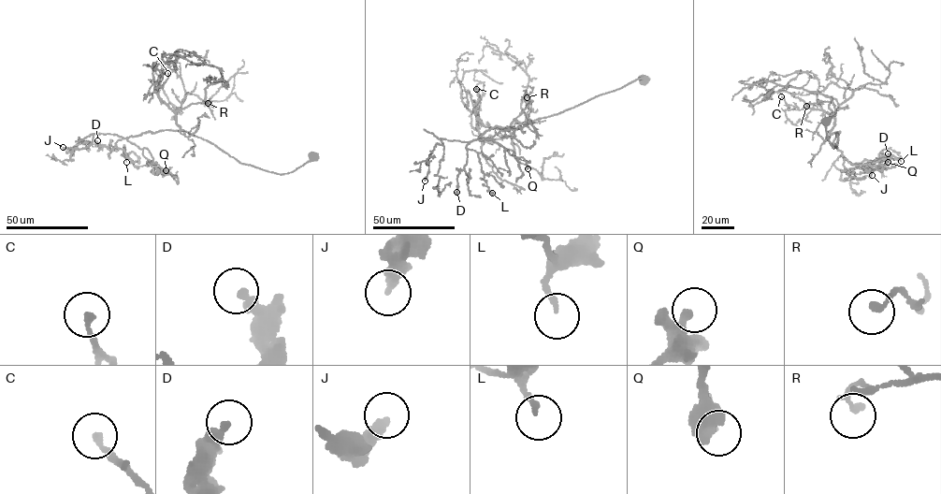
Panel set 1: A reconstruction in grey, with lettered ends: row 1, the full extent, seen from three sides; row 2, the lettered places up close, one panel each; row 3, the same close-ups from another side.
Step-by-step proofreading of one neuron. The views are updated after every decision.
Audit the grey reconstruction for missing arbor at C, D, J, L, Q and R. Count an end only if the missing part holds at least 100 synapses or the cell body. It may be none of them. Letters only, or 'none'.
none

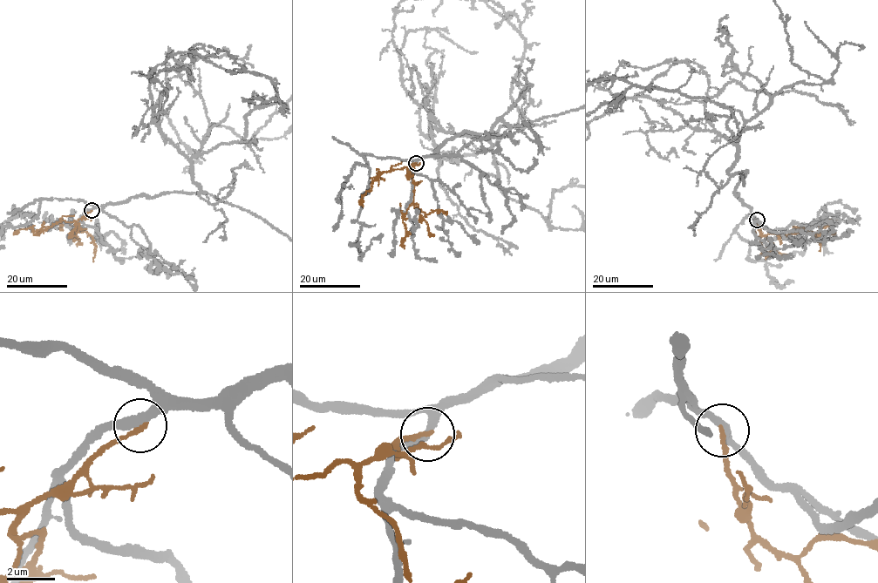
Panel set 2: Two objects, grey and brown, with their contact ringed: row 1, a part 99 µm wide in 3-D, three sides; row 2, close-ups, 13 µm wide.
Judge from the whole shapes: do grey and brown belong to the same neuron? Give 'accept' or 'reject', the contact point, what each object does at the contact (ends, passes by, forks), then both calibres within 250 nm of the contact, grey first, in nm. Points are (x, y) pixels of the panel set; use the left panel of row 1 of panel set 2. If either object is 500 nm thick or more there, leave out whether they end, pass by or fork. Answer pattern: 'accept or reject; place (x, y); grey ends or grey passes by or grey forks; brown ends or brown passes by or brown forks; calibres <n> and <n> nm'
reject; place (91, 210); grey passes by; brown ends; calibres 320 and 180 nm

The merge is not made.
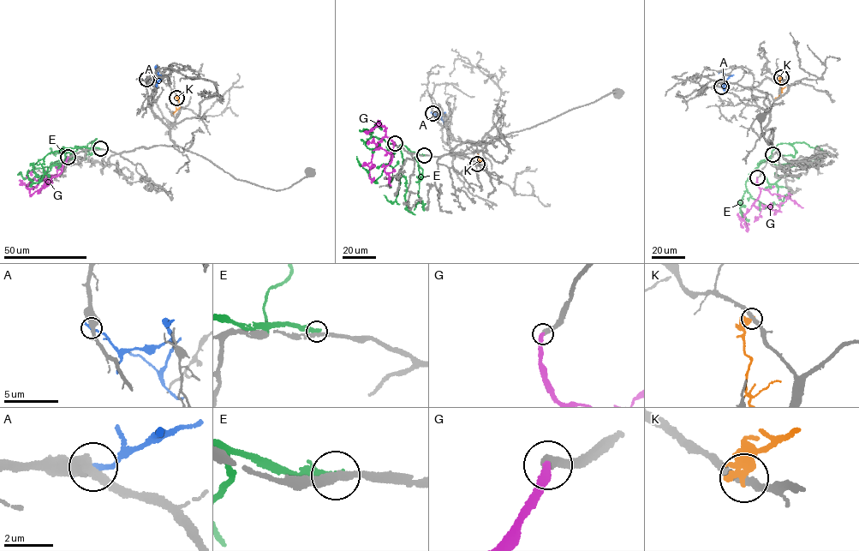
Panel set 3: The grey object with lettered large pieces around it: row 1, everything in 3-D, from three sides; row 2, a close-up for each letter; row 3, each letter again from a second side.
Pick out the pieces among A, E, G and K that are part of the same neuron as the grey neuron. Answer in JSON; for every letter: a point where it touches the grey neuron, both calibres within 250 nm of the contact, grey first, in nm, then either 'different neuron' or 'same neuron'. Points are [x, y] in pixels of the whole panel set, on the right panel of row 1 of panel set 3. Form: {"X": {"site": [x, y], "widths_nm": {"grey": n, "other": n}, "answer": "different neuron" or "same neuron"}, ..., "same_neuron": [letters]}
{"A": {"site": [721, 86], "widths_nm": {"grey": 500, "other": 280}, "answer": "different neuron"}, "E": {"site": [772, 154], "widths_nm": {"grey": 280, "other": 400}, "answer": "different neuron"}, "G": {"site": [757, 177], "widths_nm": {"grey": 320, "other": 340}, "answer": "same neuron"}, "K": {"site": [781, 77], "widths_nm": {"grey": 280, "other": 550}, "answer": "different neuron"}, "same_neuron": ["G"]}

